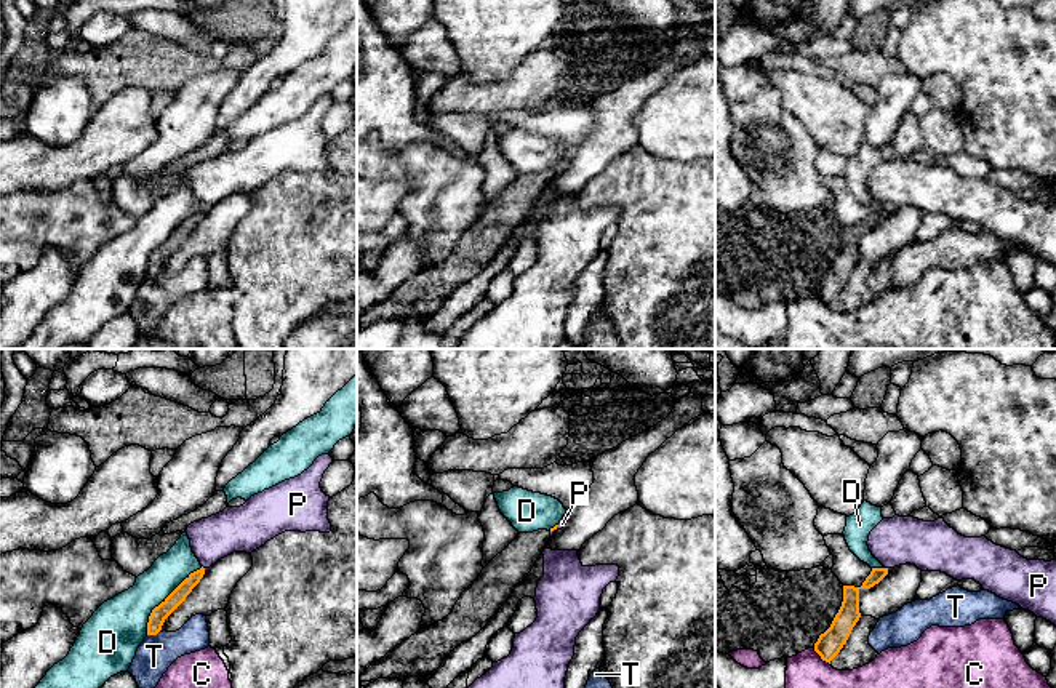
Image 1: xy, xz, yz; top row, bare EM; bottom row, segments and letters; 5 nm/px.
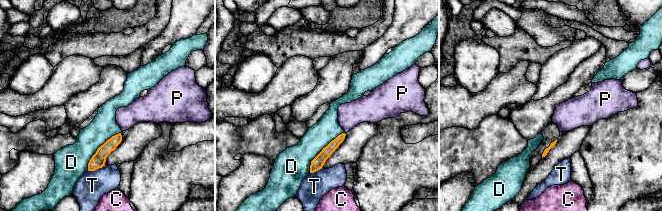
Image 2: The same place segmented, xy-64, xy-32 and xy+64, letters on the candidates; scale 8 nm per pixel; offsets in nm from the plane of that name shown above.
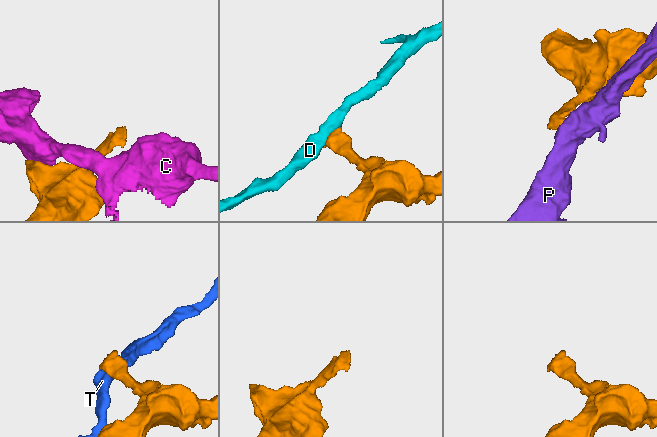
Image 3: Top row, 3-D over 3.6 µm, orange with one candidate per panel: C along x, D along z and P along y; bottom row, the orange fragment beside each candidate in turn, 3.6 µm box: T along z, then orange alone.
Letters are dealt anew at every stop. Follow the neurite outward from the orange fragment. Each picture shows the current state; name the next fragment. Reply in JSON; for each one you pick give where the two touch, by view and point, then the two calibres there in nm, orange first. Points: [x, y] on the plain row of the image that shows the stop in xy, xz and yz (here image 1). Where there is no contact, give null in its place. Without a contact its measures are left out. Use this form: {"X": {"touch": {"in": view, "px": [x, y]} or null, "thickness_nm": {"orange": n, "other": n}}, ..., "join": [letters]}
{"join": []}

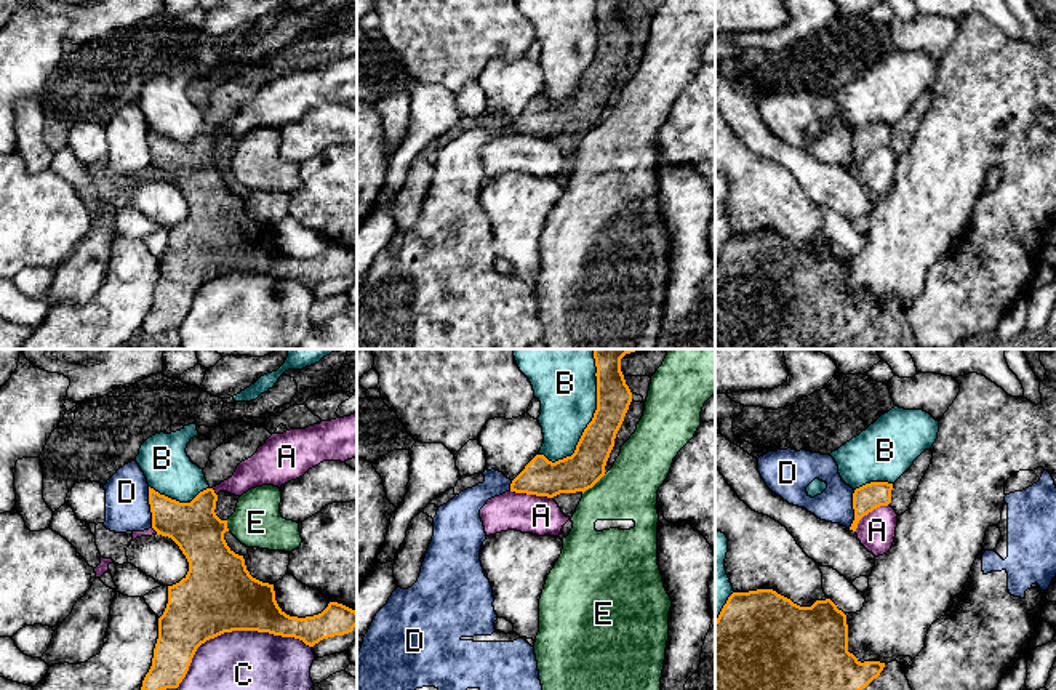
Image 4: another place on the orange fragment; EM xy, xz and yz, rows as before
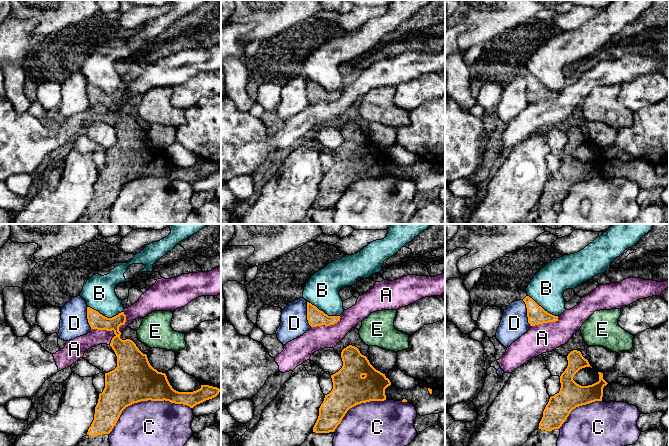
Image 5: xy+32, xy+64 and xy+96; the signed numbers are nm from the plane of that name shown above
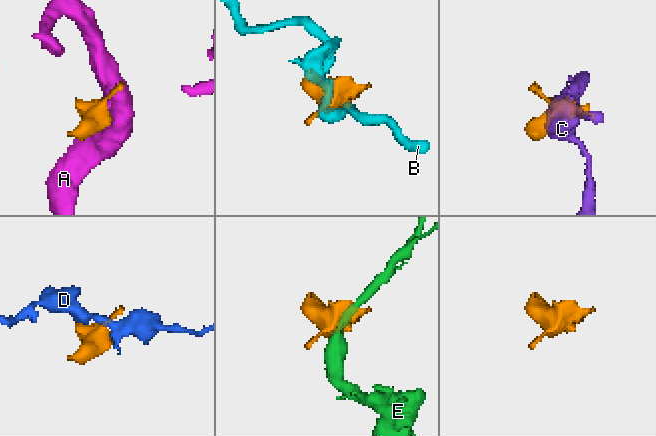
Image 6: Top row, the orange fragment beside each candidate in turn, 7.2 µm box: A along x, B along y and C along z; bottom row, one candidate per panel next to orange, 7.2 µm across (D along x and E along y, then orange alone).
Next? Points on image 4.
{"join": []}

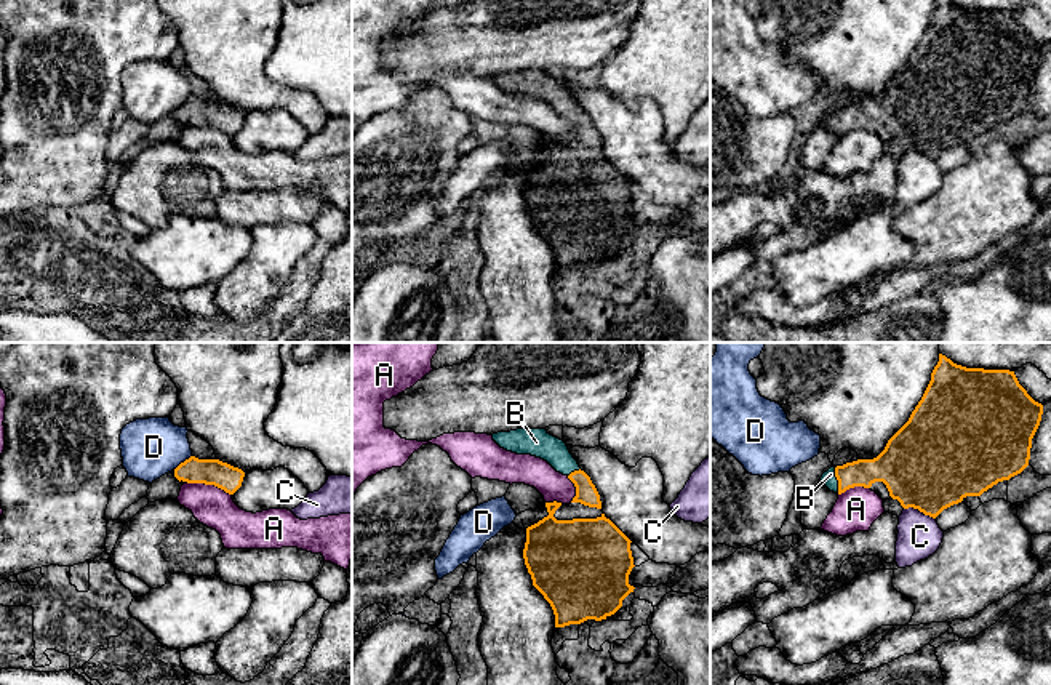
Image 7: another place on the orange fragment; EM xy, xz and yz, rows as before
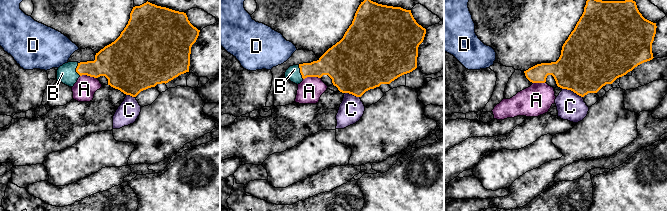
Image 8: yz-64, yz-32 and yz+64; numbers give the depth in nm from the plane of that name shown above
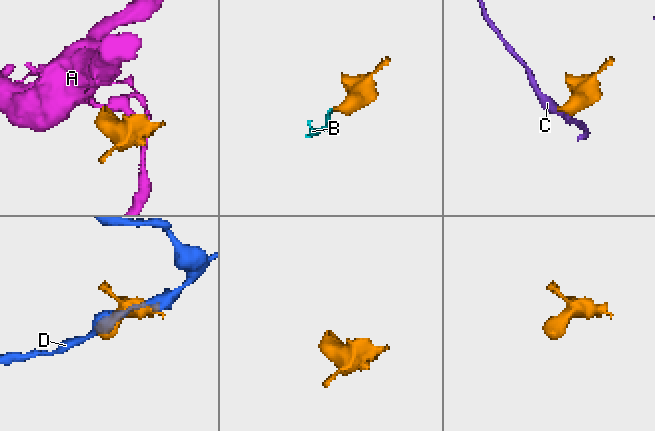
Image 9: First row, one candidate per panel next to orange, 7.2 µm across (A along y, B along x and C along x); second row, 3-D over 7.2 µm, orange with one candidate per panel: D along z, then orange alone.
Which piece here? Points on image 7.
{"B": {"touch": {"in": "yz", "px": [837, 120]}, "thickness_nm": {"orange": 150, "other": 70}}, "join": ["B"]}

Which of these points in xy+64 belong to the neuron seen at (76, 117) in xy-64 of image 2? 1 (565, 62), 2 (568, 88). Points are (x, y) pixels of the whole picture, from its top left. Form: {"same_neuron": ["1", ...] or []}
{"same_neuron": ["1"]}

